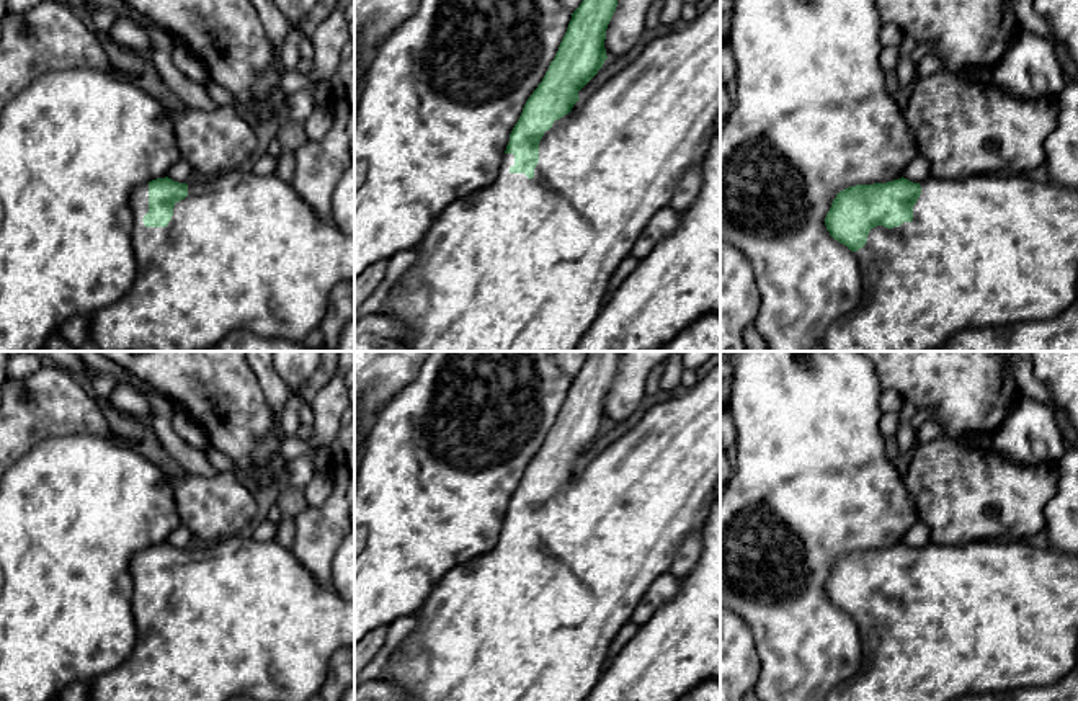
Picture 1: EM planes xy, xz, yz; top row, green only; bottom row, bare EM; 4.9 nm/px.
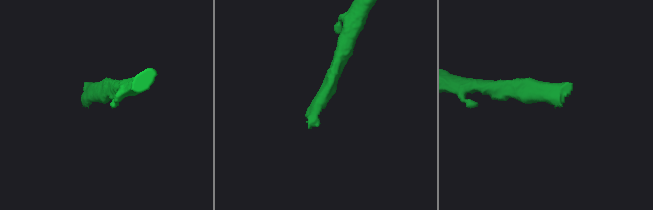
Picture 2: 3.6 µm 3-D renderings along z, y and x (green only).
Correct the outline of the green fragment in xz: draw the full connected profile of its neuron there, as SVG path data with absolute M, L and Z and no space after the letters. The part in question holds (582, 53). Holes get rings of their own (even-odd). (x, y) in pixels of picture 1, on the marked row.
M583 0L572 13L567 33L542 82L528 98L514 124L497 178L467 196L451 201L420 243L416 261L389 288L382 314L397 319L408 332L403 351L575 351L581 337L601 312L612 273L632 255L632 247L652 217L668 208L683 175L699 170L712 139L720 134L720 0L715 0L681 31L671 31L645 46L626 69L612 75L586 100L578 92L598 74L608 59L606 29L617 0Z

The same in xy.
M245 167L227 170L201 181L189 180L178 183L168 176L157 178L136 188L131 194L129 206L134 214L132 248L137 261L137 276L119 301L96 310L90 317L90 342L101 351L207 351L235 328L247 328L265 338L284 338L301 343L314 328L318 328L325 319L332 289L340 281L354 281L354 235L341 232L333 222L320 221L292 185L283 181L274 173L260 176Z

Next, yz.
M990 173L960 180L929 176L920 183L902 176L887 183L856 185L840 191L825 217L825 225L830 235L846 245L858 258L862 297L854 312L830 325L822 340L823 351L933 351L952 335L969 328L1006 327L1054 319L1075 301L1078 284L1078 190L1075 188L1052 181L1034 181L1026 173Z

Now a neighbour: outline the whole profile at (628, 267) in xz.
M634 257L626 258L617 270L612 273L611 281L609 281L609 291L606 296L604 304L609 301L609 297L612 296L612 292L624 284L624 281L635 271L639 265L639 260L635 260Z

